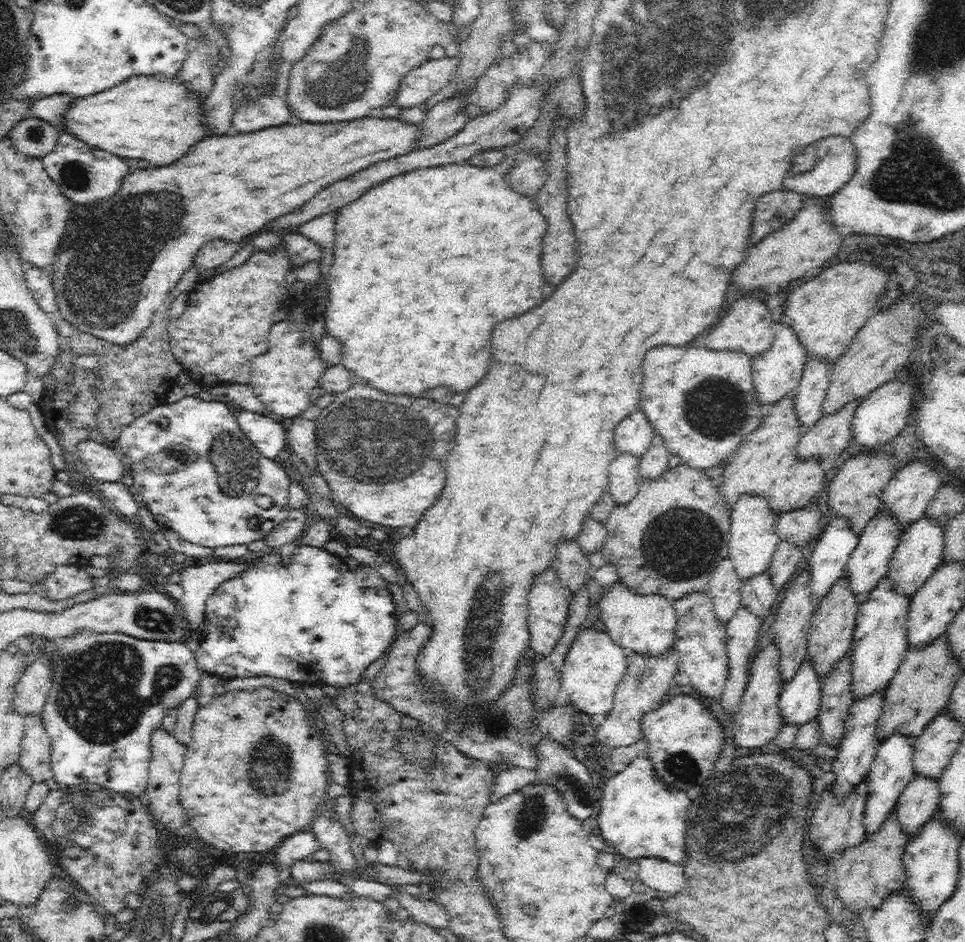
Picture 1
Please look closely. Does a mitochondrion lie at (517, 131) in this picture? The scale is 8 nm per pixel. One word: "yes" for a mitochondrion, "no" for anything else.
no

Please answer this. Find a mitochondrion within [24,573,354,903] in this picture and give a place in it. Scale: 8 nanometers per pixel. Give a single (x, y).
(102, 691)

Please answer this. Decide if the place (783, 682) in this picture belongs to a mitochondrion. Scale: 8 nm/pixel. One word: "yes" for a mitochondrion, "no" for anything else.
no

